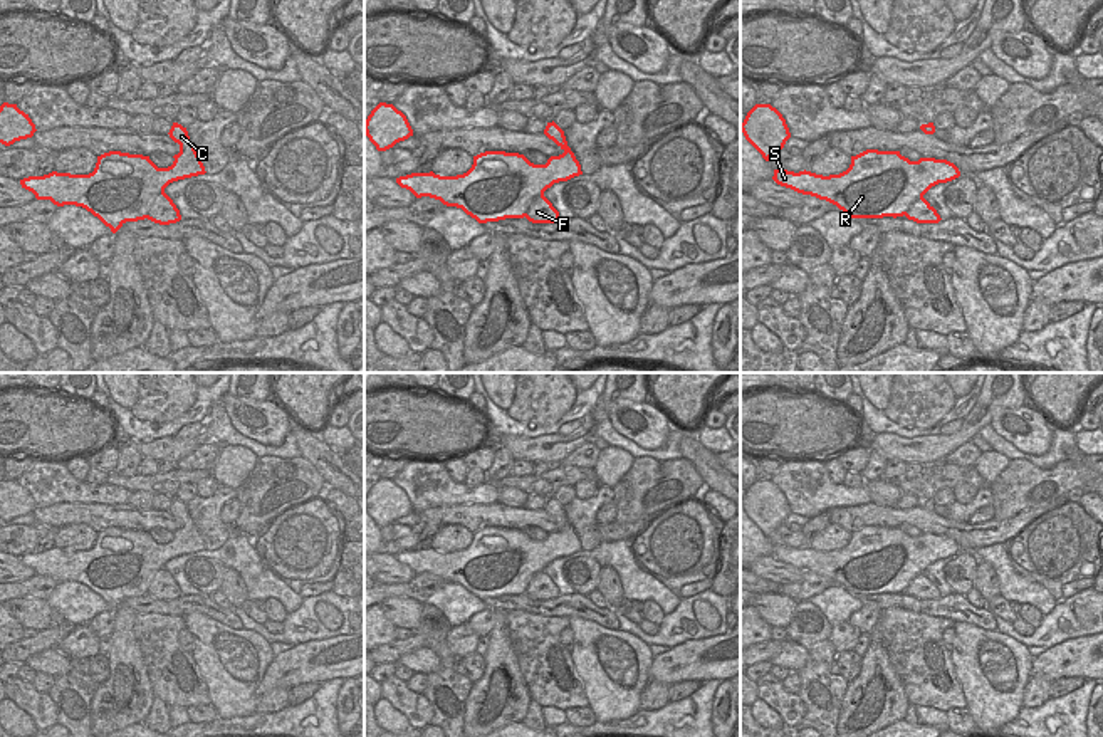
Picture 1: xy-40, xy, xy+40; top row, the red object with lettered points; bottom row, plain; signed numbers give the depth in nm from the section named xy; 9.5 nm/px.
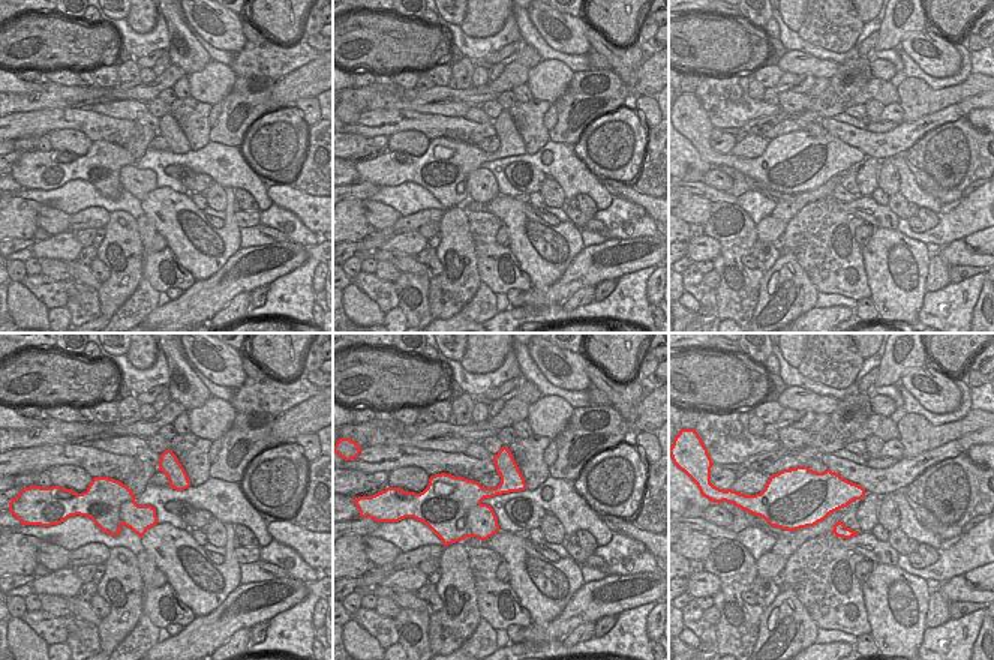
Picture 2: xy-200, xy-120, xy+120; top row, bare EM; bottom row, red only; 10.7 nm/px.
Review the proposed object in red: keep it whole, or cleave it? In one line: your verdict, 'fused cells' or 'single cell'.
fused cells

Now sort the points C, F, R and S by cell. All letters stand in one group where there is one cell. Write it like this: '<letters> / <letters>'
C R S / F

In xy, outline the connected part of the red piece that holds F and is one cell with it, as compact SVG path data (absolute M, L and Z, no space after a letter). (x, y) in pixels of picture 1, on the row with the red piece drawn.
M539 195L532 200L525 218L532 223L554 223L561 220L559 212L544 195Z

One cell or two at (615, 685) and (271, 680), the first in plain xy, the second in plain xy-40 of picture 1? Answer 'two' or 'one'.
two

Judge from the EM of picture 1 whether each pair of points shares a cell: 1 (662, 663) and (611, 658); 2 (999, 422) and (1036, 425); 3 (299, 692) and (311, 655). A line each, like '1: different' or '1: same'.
1: different
2: same
3: different

